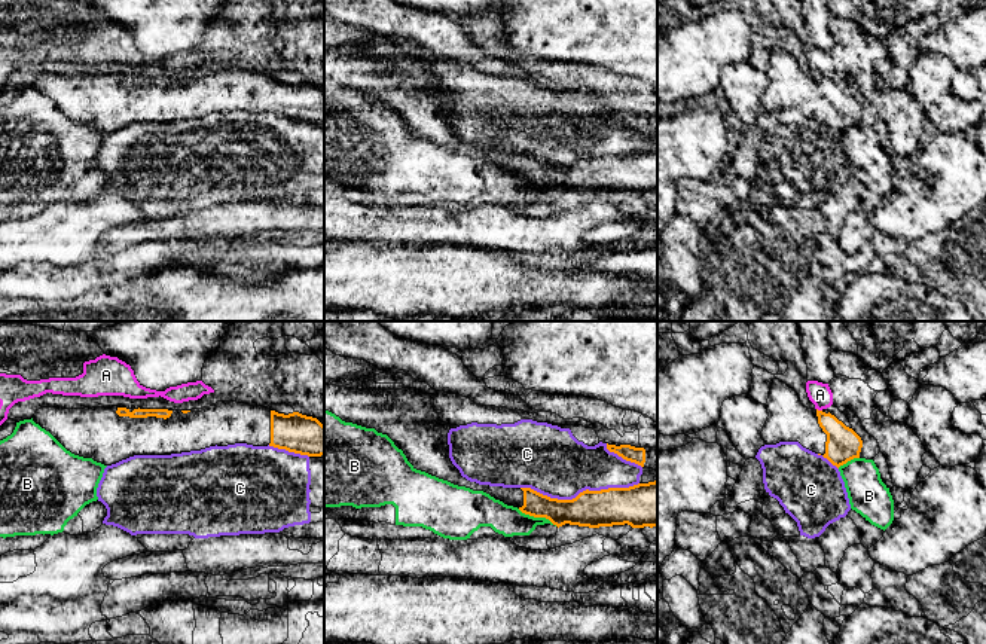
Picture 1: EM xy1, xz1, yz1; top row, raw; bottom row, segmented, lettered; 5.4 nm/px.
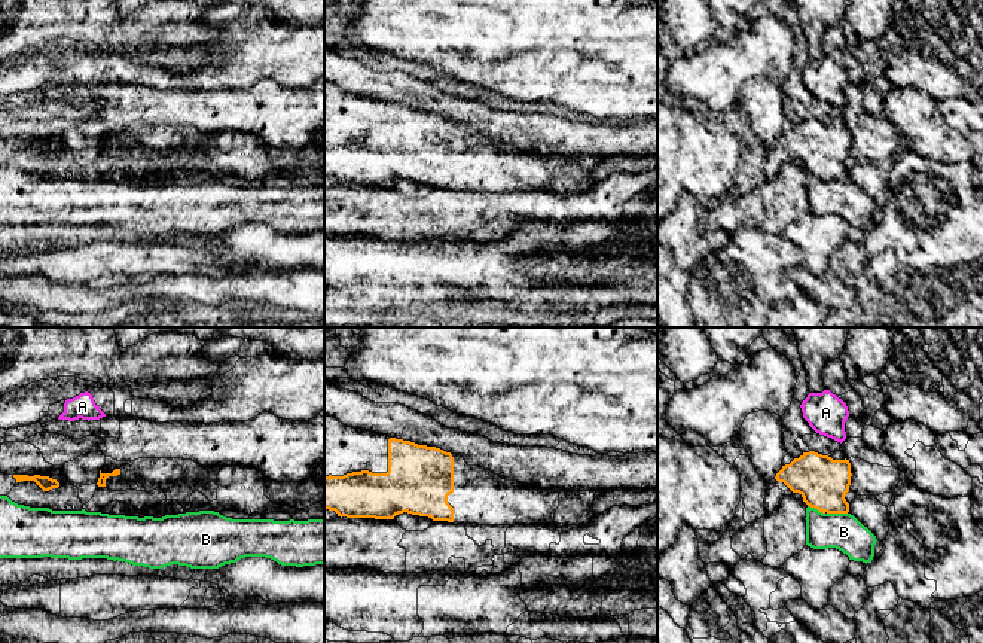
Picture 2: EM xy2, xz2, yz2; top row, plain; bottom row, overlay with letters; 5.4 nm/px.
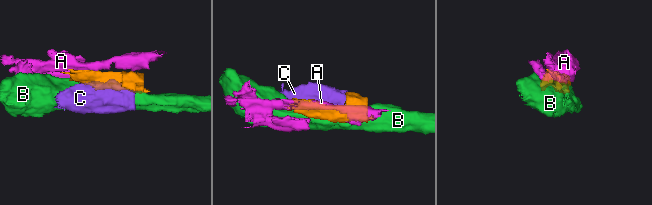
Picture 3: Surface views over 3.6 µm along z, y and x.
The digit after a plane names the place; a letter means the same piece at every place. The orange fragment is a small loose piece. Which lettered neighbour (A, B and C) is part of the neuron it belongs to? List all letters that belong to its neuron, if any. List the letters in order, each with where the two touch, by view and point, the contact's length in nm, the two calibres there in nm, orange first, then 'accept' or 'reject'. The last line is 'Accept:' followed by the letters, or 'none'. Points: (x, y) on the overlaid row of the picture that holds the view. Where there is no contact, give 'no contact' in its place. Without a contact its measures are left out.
A: contact yz1 (820, 411); length 40 nm; calibres 180 and 120 nm; reject
B: contact xz1 (537, 516); length 240 nm; calibres 160 and 160 nm; reject
C: contact xz1 (580, 493); length 650 nm; calibres 200 and 360 nm; reject
Accept: none

